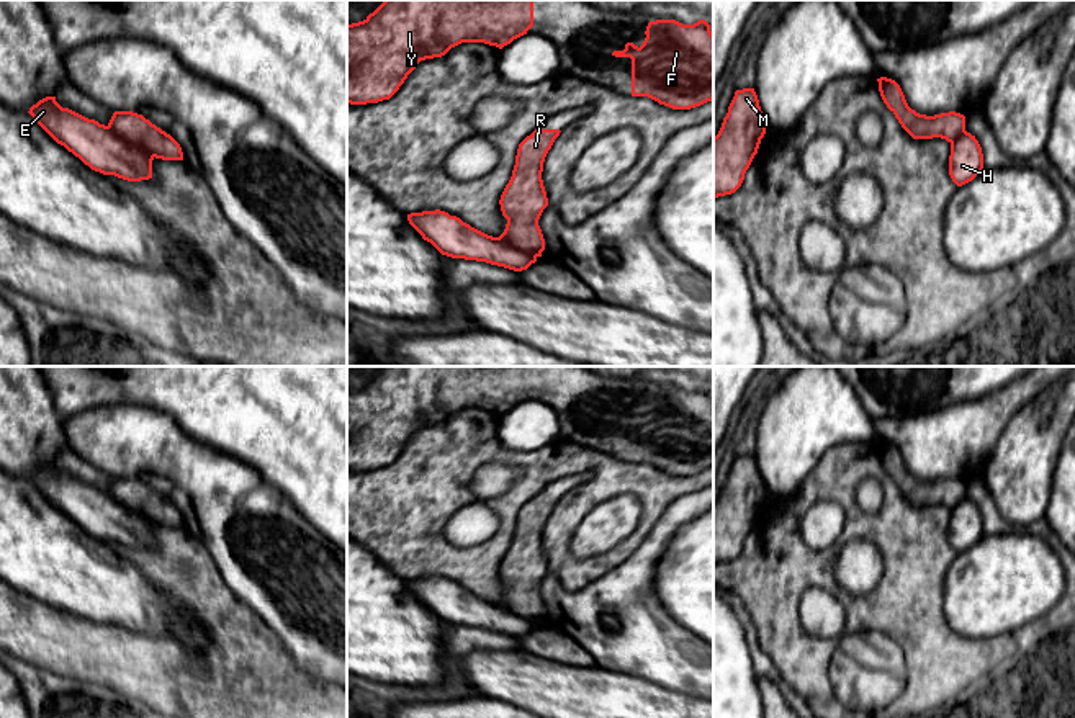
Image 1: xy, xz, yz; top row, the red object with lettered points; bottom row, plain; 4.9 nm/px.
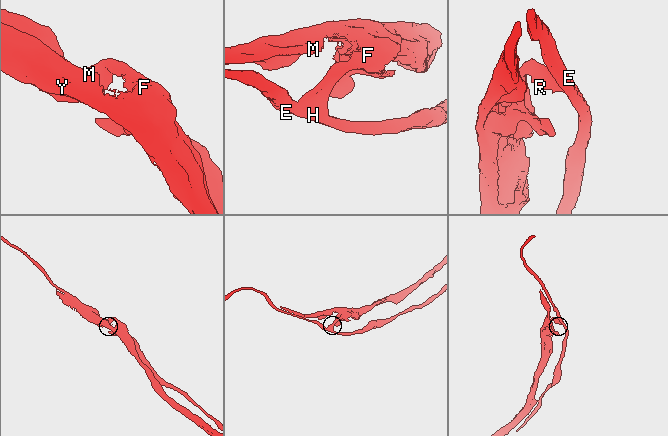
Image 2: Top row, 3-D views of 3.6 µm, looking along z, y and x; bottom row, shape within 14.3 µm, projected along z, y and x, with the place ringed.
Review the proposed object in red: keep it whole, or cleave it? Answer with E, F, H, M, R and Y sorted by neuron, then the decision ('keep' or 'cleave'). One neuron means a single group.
E H / F M R Y; cleave

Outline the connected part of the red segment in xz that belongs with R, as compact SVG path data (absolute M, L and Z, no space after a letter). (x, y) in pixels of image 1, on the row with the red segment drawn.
M538 128L519 144L512 177L499 200L507 224L497 239L535 257L542 257L545 250L538 226L548 206L542 180L543 162L560 132L560 129Z

